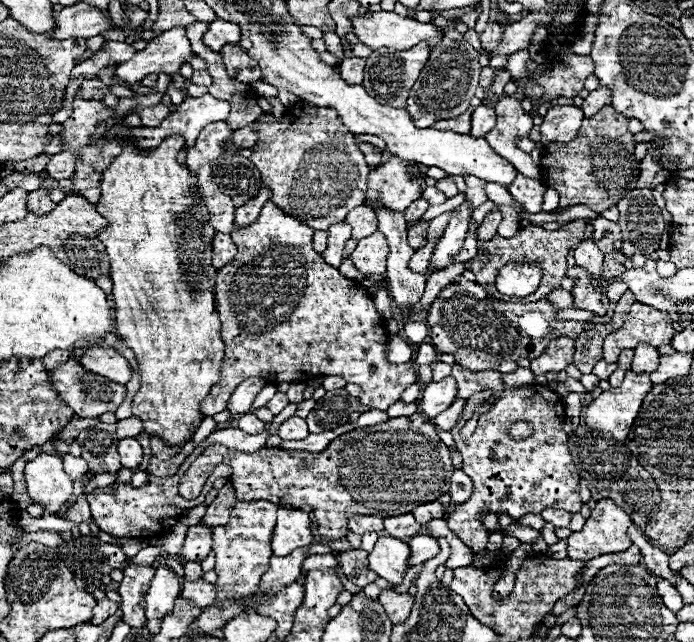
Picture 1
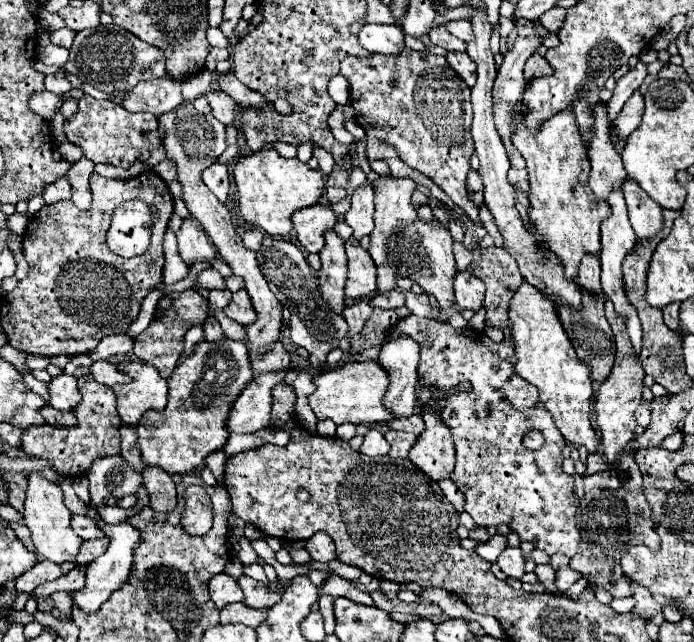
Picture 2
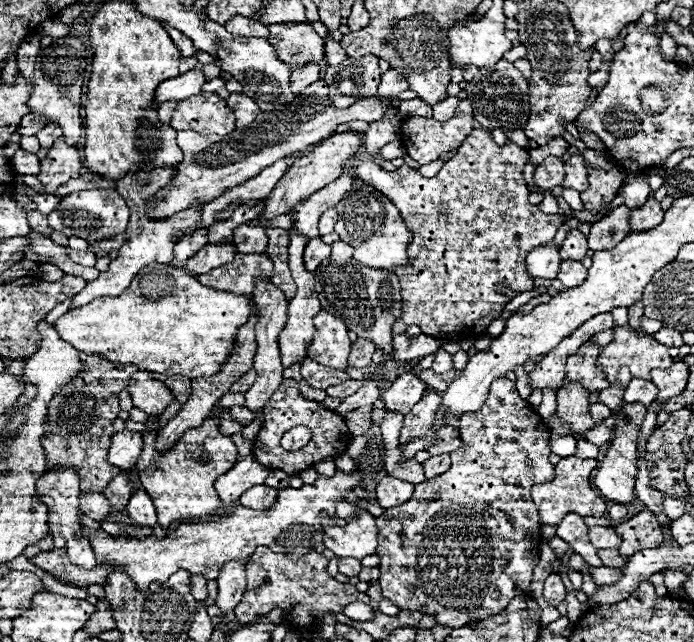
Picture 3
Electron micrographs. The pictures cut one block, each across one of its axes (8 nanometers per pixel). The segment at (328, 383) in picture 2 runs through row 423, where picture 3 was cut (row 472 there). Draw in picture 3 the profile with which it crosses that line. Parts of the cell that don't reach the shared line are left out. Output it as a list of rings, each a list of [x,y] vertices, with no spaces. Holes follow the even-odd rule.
[[[370,444],[366,452],[362,454],[360,462],[368,462],[366,468],[356,468],[346,474],[336,470],[334,476],[318,476],[314,484],[302,484],[300,488],[284,488],[278,490],[276,502],[272,508],[266,510],[252,510],[246,506],[236,506],[228,516],[222,516],[220,520],[212,522],[200,522],[200,524],[180,524],[176,526],[166,538],[156,538],[156,536],[146,536],[144,540],[136,538],[112,538],[104,530],[94,530],[90,534],[94,554],[98,560],[96,570],[84,570],[76,568],[70,564],[66,550],[54,548],[48,552],[36,554],[30,562],[36,564],[38,568],[50,572],[58,580],[70,580],[76,586],[90,586],[90,584],[106,584],[106,576],[110,572],[108,566],[112,564],[122,564],[124,570],[130,574],[130,578],[138,584],[140,590],[146,590],[152,582],[166,582],[174,572],[186,570],[190,574],[200,574],[206,580],[216,580],[222,566],[230,560],[240,560],[252,548],[256,546],[268,546],[272,552],[286,554],[292,560],[302,558],[304,554],[312,552],[316,544],[324,540],[320,518],[322,514],[334,514],[336,504],[342,502],[346,492],[352,492],[360,482],[368,480],[370,476],[376,476],[382,468],[378,468],[380,462],[386,458],[386,448],[384,444]]]

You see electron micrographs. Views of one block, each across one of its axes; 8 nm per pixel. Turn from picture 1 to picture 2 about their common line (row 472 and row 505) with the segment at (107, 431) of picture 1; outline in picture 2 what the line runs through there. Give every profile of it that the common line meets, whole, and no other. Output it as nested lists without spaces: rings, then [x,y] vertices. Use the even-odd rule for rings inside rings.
[[[104,456],[88,470],[90,480],[90,506],[100,508],[102,504],[114,506],[120,498],[136,494],[142,484],[142,472],[130,468],[122,456]]]

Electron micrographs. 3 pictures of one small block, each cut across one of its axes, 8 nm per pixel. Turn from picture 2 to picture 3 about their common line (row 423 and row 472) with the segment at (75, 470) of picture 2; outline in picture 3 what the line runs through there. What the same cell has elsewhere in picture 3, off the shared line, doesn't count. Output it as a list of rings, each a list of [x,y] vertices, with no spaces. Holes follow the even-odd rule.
[[[80,354],[80,358],[84,360],[84,372],[72,380],[72,384],[68,384],[68,388],[64,388],[64,392],[56,394],[56,400],[52,400],[50,404],[50,412],[48,412],[48,428],[44,432],[44,454],[46,454],[46,468],[54,468],[56,464],[68,464],[74,466],[78,476],[80,476],[80,490],[84,492],[102,492],[118,474],[122,474],[122,468],[116,468],[112,464],[108,464],[108,444],[112,438],[112,422],[116,420],[120,406],[118,406],[118,394],[128,386],[130,378],[134,372],[138,372],[140,368],[136,364],[116,364],[106,360],[104,356],[90,356],[90,354]]]

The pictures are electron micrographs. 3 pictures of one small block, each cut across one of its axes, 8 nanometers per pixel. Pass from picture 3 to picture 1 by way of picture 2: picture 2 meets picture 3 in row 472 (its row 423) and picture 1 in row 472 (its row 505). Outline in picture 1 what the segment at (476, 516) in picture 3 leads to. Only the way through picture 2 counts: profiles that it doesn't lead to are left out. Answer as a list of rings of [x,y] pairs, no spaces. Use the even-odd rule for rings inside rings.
[[[530,384],[522,388],[508,388],[488,412],[478,416],[478,428],[470,438],[462,438],[460,430],[476,414],[476,406],[484,404],[492,392],[484,390],[474,394],[460,414],[456,426],[452,428],[452,436],[456,448],[462,454],[462,470],[472,478],[474,492],[472,496],[454,508],[448,514],[446,524],[448,528],[474,552],[486,550],[488,532],[484,528],[484,512],[490,514],[508,514],[510,518],[518,520],[526,514],[540,514],[546,508],[560,508],[568,512],[580,510],[580,496],[578,496],[578,470],[568,452],[568,434],[562,430],[564,426],[564,402],[562,398],[552,392],[548,386]],[[514,422],[530,422],[532,436],[524,440],[510,438],[510,426]]]

